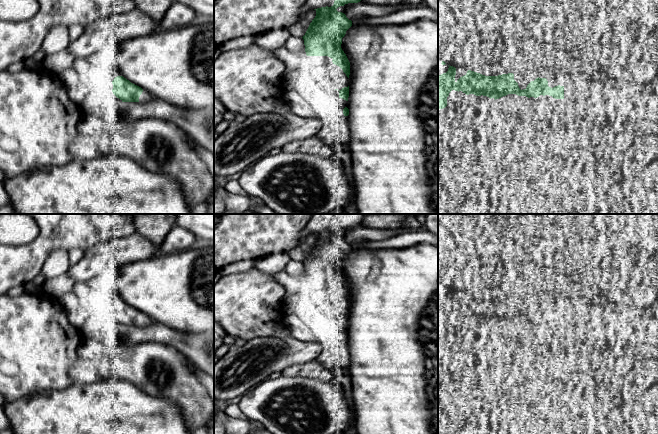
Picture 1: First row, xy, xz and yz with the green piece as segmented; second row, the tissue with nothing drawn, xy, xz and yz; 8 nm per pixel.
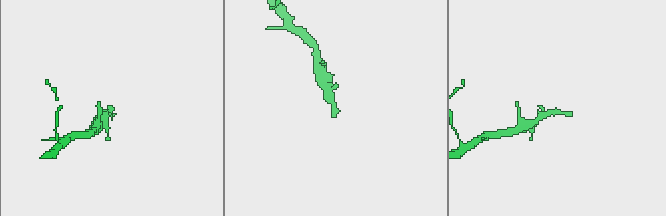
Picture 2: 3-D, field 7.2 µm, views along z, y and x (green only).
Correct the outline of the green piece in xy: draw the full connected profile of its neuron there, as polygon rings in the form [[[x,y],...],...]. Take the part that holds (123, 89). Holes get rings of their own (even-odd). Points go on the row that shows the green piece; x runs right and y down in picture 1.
[[[117,76],[112,81],[113,94],[119,98],[122,102],[140,102],[146,103],[153,99],[148,91],[141,87],[131,83],[123,76]]]

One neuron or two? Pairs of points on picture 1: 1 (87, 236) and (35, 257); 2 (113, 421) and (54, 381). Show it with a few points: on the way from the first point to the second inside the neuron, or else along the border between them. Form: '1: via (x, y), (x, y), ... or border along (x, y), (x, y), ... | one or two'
1: via (74, 236), (56, 236), (48, 244) | one
2: border along (73, 384), (42, 393) | two

